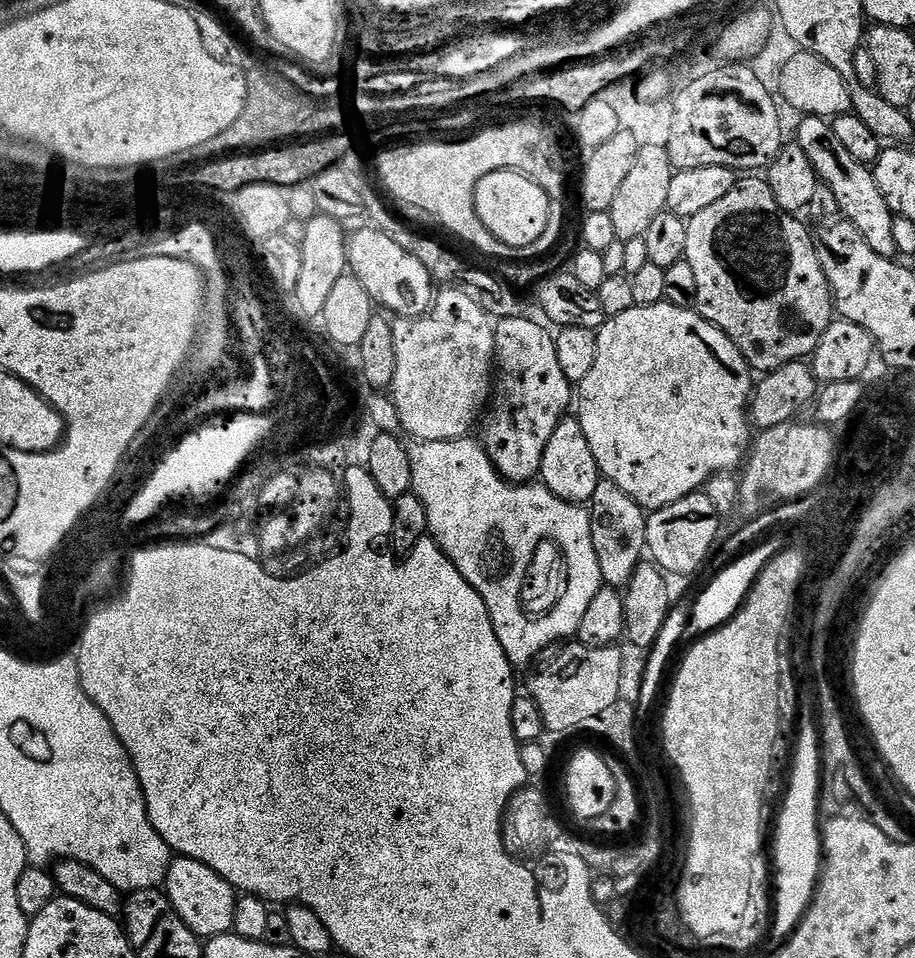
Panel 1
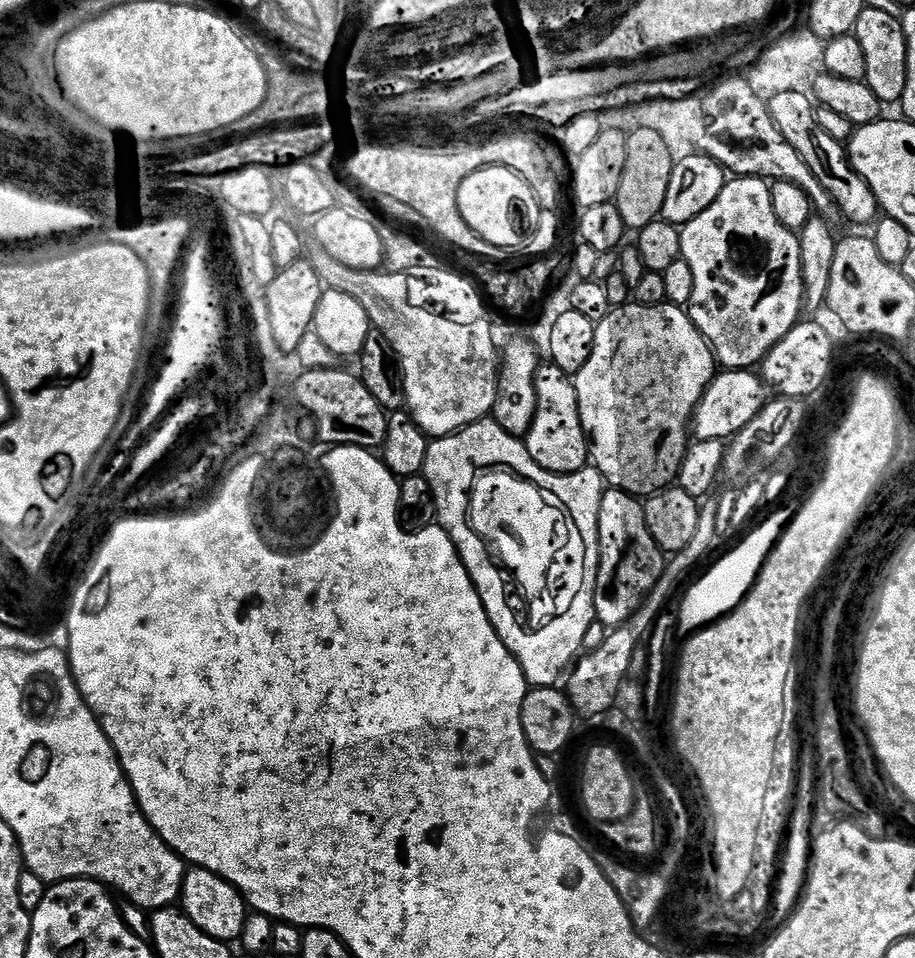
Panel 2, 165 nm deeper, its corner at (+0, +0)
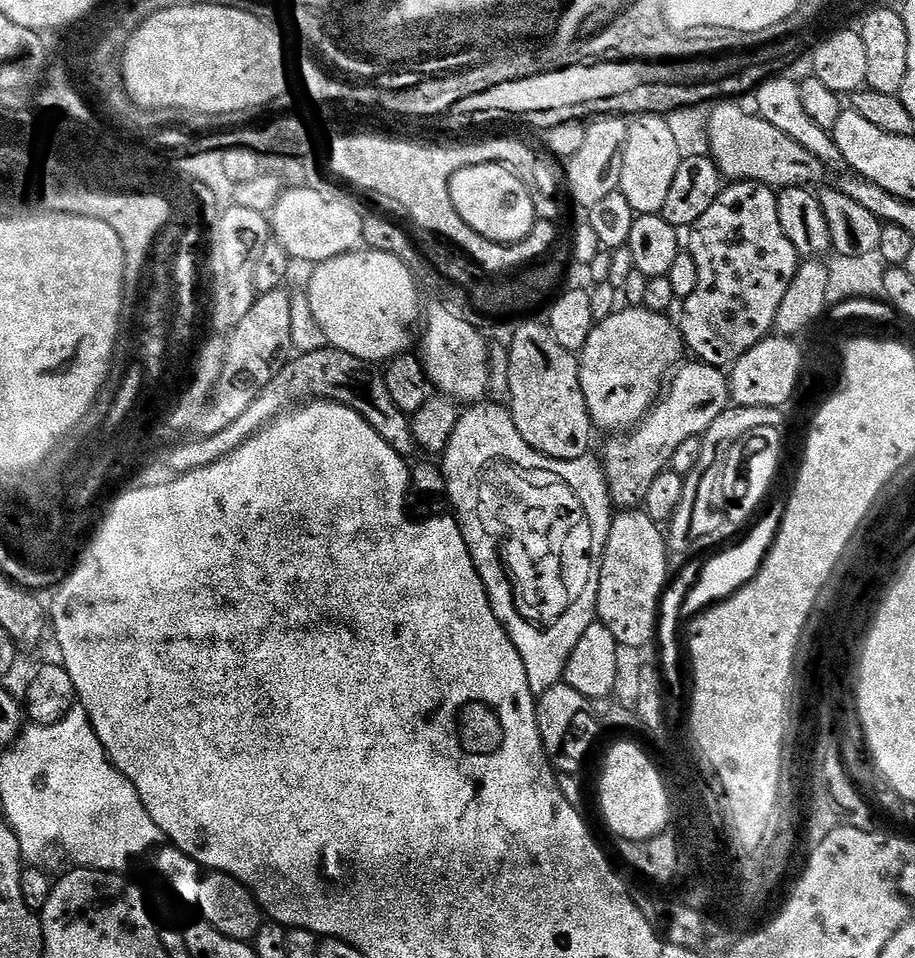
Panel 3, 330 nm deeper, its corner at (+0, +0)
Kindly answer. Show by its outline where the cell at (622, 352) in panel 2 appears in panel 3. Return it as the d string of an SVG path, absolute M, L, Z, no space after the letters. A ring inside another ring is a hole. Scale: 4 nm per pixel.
M624 306L593 327L578 359L582 394L592 423L599 431L601 428L607 434L627 433L657 403L670 369L681 359L680 348L682 352L677 325L668 319L665 313L652 312L643 306Z

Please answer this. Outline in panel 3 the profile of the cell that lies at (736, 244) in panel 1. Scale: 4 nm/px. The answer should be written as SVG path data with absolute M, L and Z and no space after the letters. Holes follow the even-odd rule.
M753 180L729 183L727 187L720 191L718 198L710 206L710 210L706 210L706 214L702 214L702 218L698 218L698 222L692 225L687 233L686 250L692 255L695 264L698 266L698 287L694 289L694 294L690 294L690 298L686 298L682 302L684 313L681 314L680 320L678 319L678 332L686 345L687 351L689 348L696 355L693 357L699 363L709 364L721 370L731 369L732 365L738 362L738 358L742 358L742 354L746 354L746 350L758 346L758 342L765 340L776 327L775 316L778 314L778 306L781 305L782 298L786 297L786 290L790 286L798 267L798 257L794 246L790 246L790 238L786 238L786 234L782 234L782 222L778 222L776 197L777 193L768 185L755 184Z

